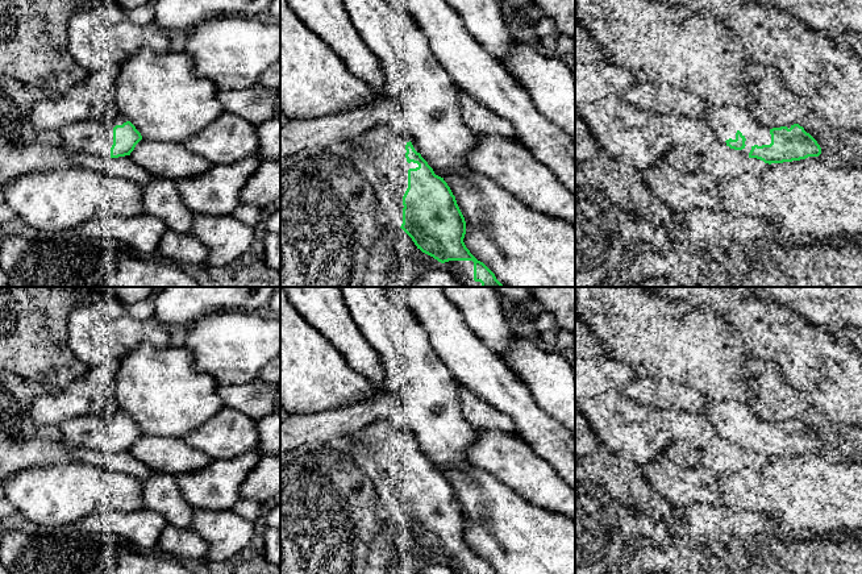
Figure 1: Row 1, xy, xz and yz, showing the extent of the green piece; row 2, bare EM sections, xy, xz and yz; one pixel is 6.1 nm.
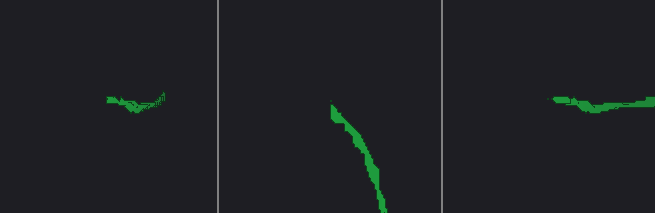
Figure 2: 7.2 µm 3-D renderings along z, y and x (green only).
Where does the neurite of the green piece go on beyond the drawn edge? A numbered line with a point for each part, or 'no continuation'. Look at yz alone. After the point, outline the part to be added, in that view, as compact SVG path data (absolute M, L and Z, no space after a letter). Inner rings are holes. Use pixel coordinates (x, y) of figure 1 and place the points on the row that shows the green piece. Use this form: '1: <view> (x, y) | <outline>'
1: yz (724, 121) | M705 104L701 122L708 125L715 134L716 142L726 146L726 140L736 140L740 130L746 138L745 147L738 150L741 155L749 158L754 145L770 145L770 128L762 126L755 118L753 109L740 105L716 107Z

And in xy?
1: xy (92, 137) | M124 115L104 121L78 121L62 126L58 133L76 153L97 154L111 158L113 128L129 121Z

